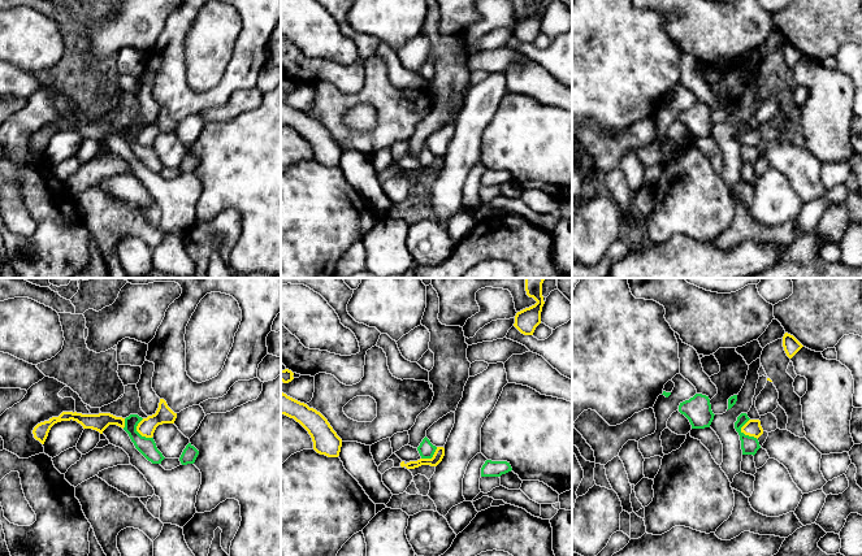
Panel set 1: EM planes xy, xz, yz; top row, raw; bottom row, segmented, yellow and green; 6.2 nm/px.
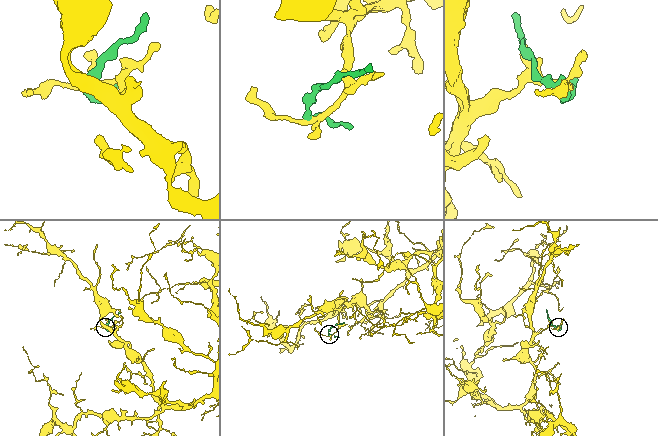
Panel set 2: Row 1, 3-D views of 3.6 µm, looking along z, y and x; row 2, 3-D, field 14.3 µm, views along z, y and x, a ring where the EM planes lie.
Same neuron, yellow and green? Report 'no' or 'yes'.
no

